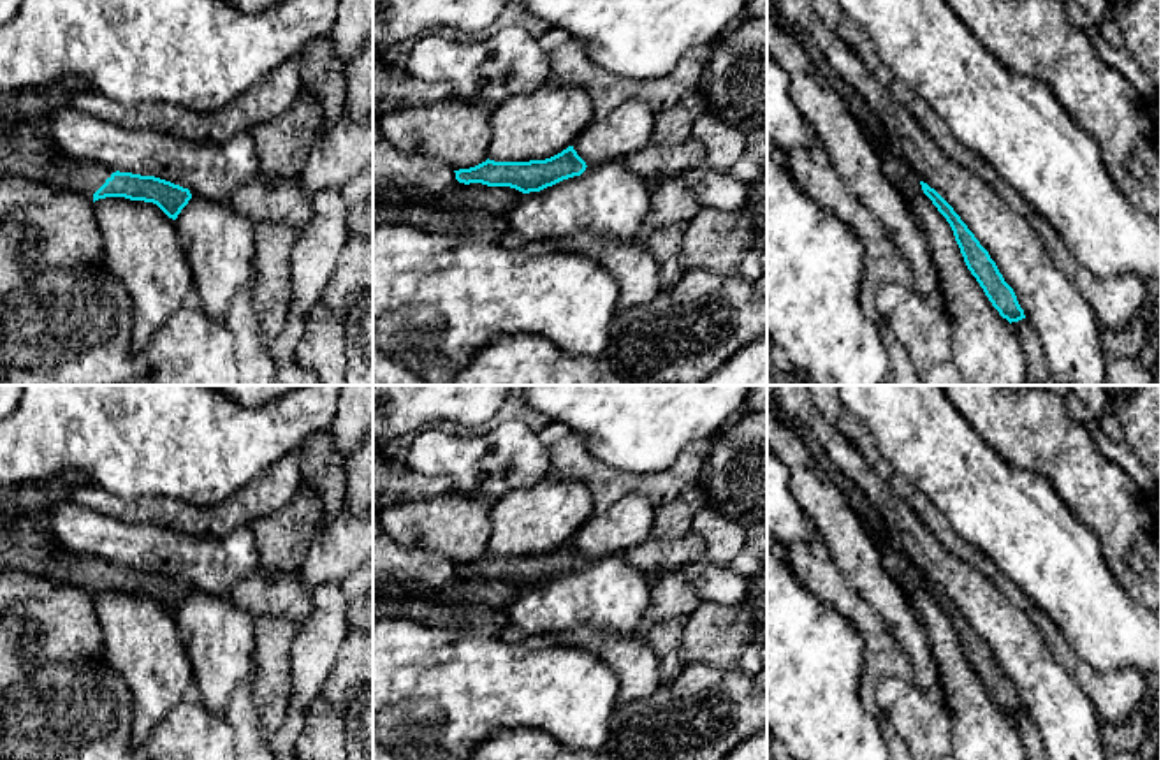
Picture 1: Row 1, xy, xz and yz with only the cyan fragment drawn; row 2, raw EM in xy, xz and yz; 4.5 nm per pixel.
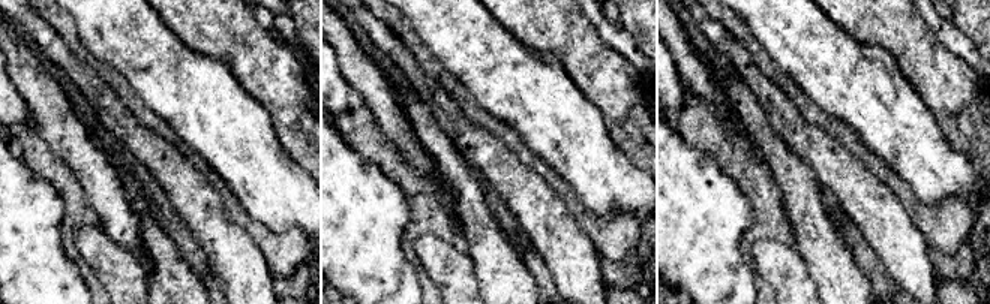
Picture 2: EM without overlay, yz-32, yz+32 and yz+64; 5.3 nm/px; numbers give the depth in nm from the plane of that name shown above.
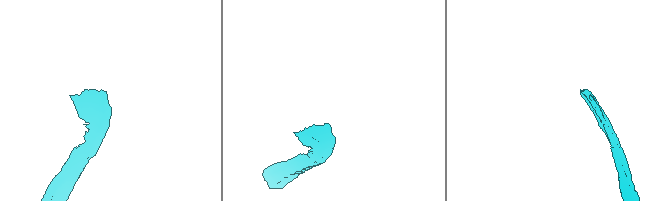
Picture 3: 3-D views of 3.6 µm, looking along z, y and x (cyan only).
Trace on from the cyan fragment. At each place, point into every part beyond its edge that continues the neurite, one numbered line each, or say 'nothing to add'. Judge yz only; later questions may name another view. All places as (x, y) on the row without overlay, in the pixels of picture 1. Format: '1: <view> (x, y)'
nothing to add

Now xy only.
1: xy (64, 567)

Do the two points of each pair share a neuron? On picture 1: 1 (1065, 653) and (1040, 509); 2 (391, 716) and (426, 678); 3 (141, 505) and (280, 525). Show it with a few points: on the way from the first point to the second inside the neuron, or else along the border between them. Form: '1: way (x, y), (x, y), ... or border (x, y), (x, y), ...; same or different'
1: border (1033, 602), (1058, 628), (1066, 644), (1087, 664); different
2: border (391, 706), (401, 711), (412, 730), (398, 741); different
3: border (287, 504), (261, 516), (250, 526); different

